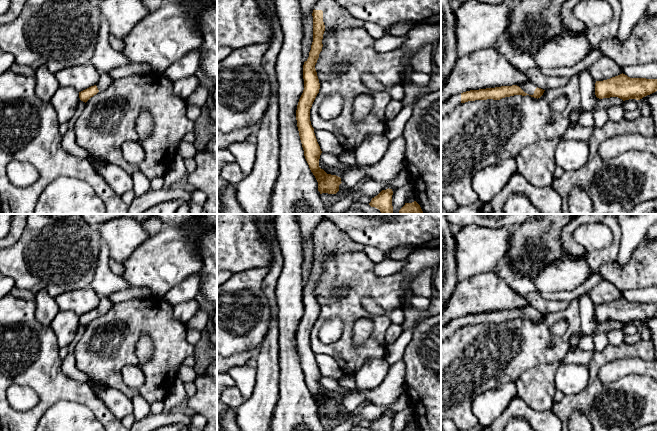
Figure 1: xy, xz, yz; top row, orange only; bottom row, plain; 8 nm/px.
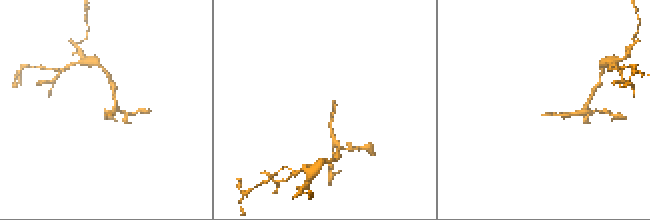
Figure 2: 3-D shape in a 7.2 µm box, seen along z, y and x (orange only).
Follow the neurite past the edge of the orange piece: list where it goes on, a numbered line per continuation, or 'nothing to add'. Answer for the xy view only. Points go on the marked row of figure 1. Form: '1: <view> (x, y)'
1: xy (105, 80)

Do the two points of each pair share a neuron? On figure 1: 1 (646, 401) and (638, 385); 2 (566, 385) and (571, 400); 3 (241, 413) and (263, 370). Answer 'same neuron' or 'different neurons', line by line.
1: same neuron
2: different neurons
3: same neuron

